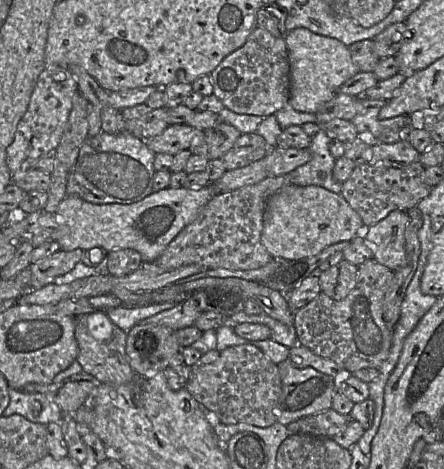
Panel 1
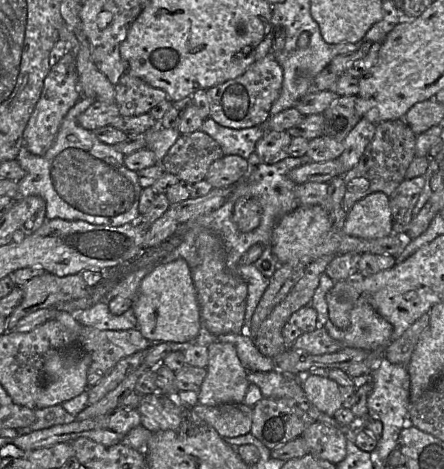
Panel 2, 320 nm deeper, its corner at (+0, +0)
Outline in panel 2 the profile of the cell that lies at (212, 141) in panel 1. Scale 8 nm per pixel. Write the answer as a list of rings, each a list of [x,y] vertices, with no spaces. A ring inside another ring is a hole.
[[[197,130],[181,134],[161,161],[164,173],[194,184],[205,179],[210,165],[224,156],[219,144],[207,133]]]

